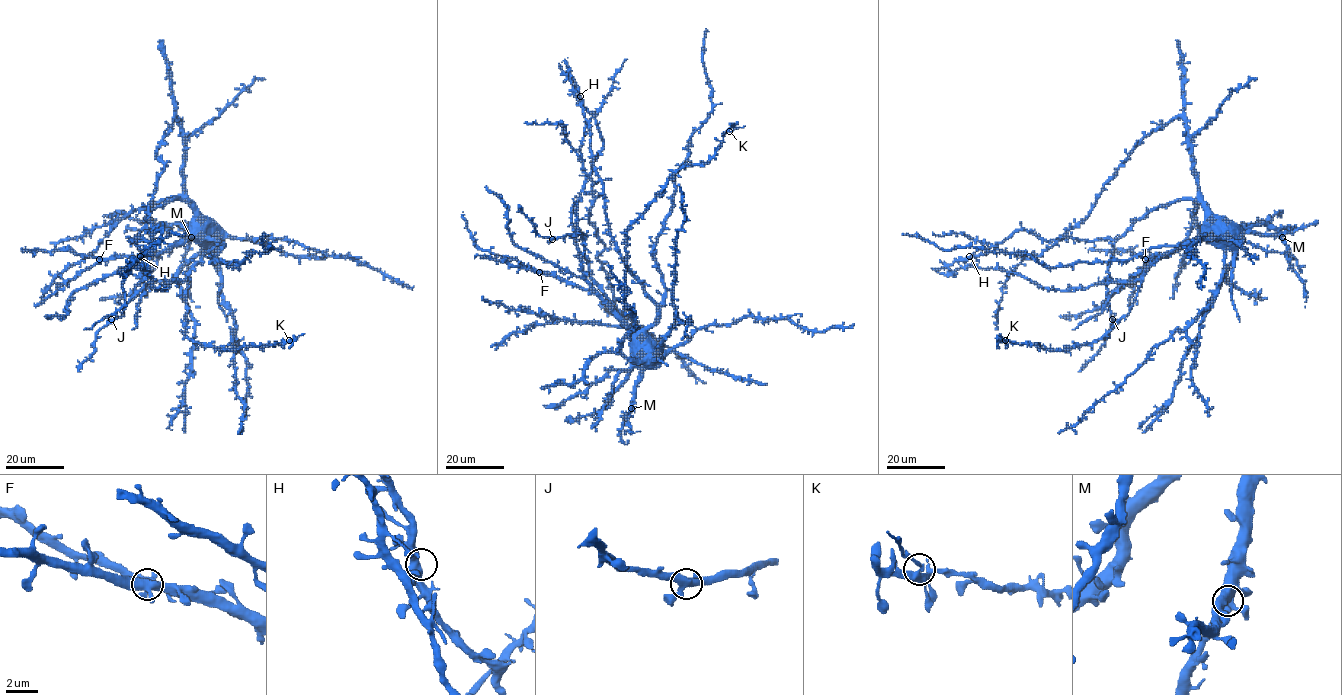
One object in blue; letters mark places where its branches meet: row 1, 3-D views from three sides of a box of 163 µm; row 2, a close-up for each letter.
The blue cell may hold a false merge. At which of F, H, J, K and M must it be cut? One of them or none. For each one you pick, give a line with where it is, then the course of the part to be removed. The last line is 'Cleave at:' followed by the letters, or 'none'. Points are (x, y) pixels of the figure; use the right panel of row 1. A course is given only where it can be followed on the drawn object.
K: at (1005, 340)
Cleave at: K

